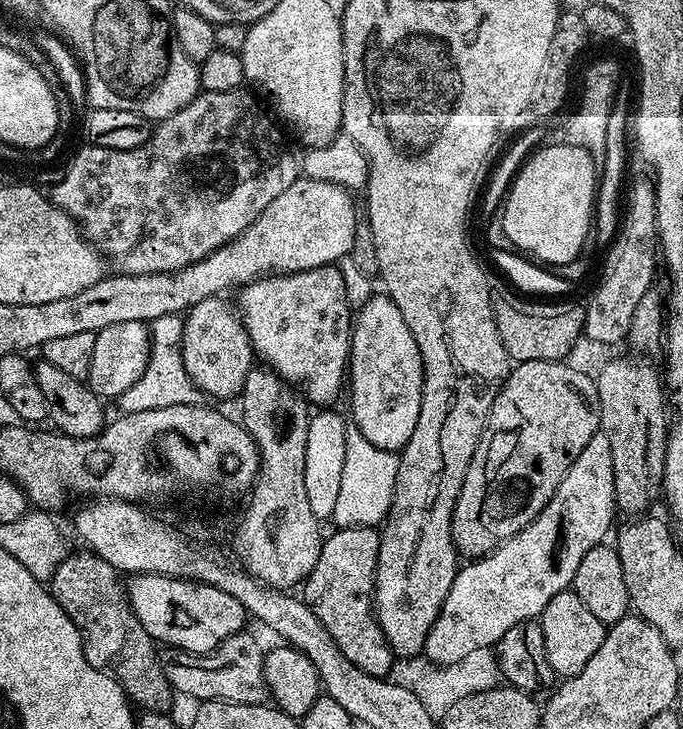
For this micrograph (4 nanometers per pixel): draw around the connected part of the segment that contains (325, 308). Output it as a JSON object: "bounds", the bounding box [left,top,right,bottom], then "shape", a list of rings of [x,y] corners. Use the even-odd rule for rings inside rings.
{"bounds":[238,266,354,406],"shape":[[[327,266],[324,268],[311,268],[305,272],[289,272],[287,274],[268,274],[263,278],[257,278],[251,284],[244,285],[239,289],[240,304],[238,303],[238,315],[244,321],[244,329],[248,331],[248,337],[252,343],[252,351],[257,357],[260,356],[265,365],[273,372],[276,372],[281,379],[295,386],[306,397],[309,405],[332,406],[340,396],[340,391],[346,388],[346,369],[350,364],[350,349],[352,347],[352,326],[354,323],[354,312],[350,307],[346,296],[346,285],[339,267]]]}

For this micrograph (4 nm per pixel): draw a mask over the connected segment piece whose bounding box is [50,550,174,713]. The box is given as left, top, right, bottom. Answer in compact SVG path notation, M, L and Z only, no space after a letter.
M69 551L54 570L50 579L52 597L58 606L62 606L62 610L66 610L74 626L80 629L84 656L90 666L104 670L109 667L109 660L112 663L111 675L116 677L129 701L137 709L167 713L174 689L166 678L162 660L156 657L157 641L152 640L150 634L146 634L142 622L138 622L138 614L134 614L132 603L128 600L121 573L97 552L83 551Z

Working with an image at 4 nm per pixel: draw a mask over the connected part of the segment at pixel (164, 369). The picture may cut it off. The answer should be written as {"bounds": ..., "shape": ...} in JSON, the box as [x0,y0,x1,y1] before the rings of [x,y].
{"bounds":[118,316,201,413],"shape":[[[163,316],[151,321],[152,345],[150,358],[146,362],[146,370],[142,370],[142,378],[130,386],[118,397],[121,413],[138,410],[159,410],[162,406],[186,406],[201,403],[200,387],[186,374],[186,366],[182,362],[182,334],[184,333],[184,316]]]}

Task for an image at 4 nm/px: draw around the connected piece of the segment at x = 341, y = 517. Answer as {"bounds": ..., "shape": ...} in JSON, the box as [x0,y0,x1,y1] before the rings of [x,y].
{"bounds":[332,420,399,528],"shape":[[[351,420],[345,423],[342,434],[346,438],[345,461],[332,520],[339,528],[377,527],[387,519],[389,506],[392,504],[399,457],[395,453],[374,446]]]}

